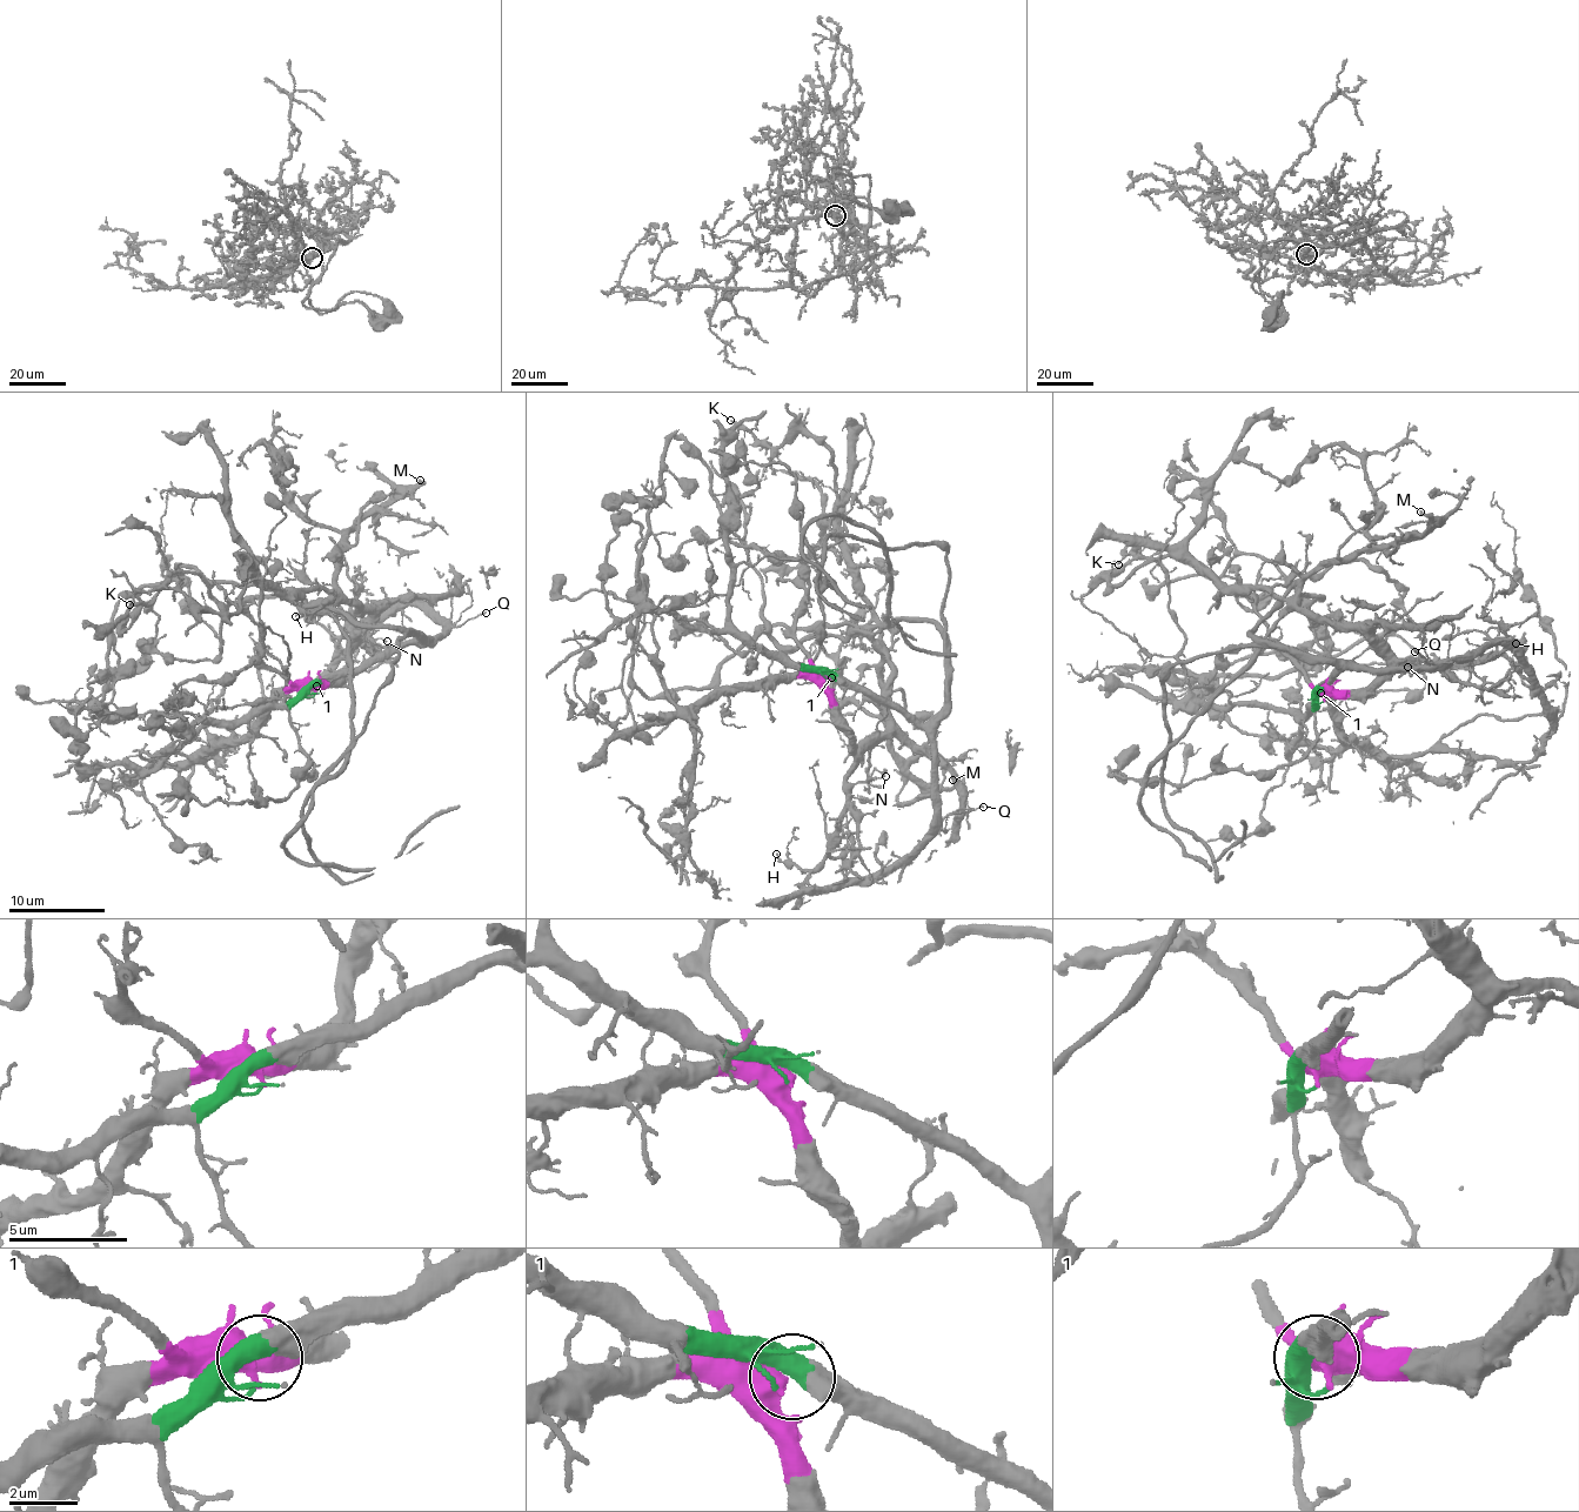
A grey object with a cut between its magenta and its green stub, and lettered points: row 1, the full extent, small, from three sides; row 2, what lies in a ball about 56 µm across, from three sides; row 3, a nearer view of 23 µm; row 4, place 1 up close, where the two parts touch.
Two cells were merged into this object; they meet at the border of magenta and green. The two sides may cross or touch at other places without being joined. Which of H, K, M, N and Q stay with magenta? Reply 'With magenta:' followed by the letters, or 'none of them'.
With magenta: H, K, M, N

